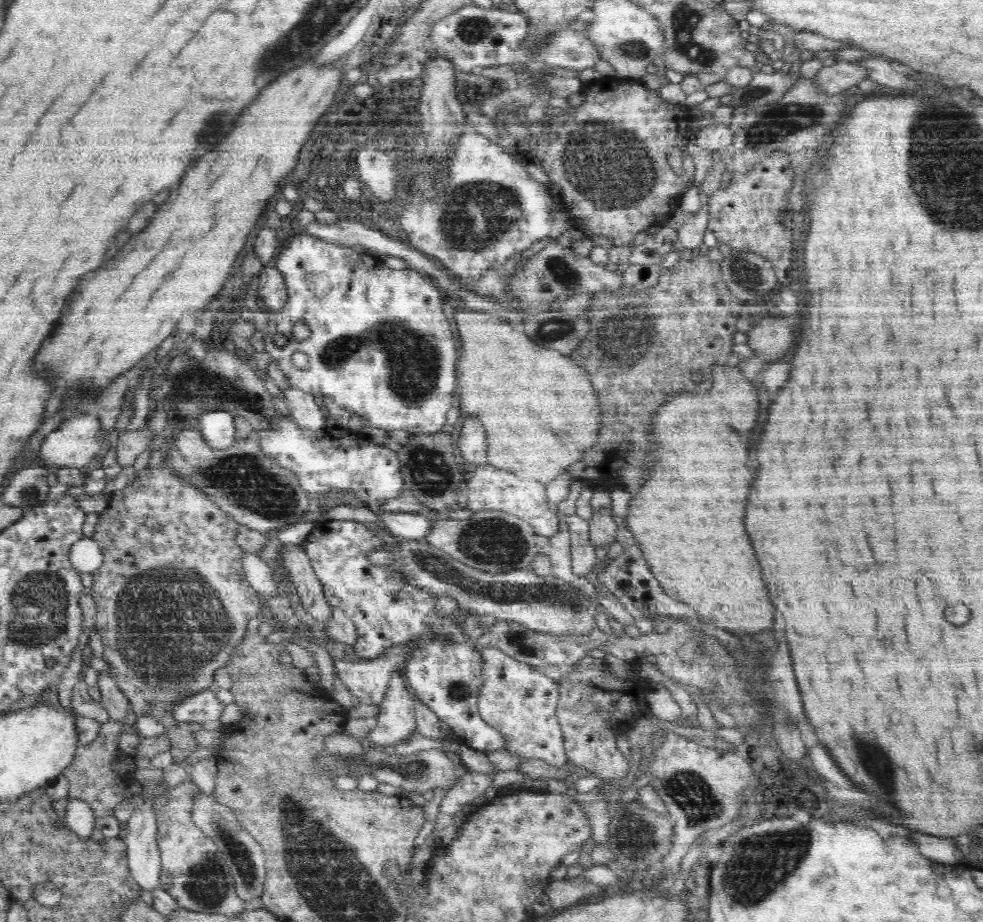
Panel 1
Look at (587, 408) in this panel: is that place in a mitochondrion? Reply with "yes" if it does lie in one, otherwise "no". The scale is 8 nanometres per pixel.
no

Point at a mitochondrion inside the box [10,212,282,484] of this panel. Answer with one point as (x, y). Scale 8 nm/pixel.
(198, 385)

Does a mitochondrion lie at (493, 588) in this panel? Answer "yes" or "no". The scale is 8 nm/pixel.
yes

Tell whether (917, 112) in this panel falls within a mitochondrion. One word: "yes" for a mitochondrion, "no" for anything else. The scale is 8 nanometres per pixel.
yes

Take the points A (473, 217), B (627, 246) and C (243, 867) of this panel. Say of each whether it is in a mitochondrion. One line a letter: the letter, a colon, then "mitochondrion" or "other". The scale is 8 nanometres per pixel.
A: mitochondrion
B: other
C: mitochondrion

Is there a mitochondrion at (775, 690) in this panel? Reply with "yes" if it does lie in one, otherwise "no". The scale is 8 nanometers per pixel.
yes

